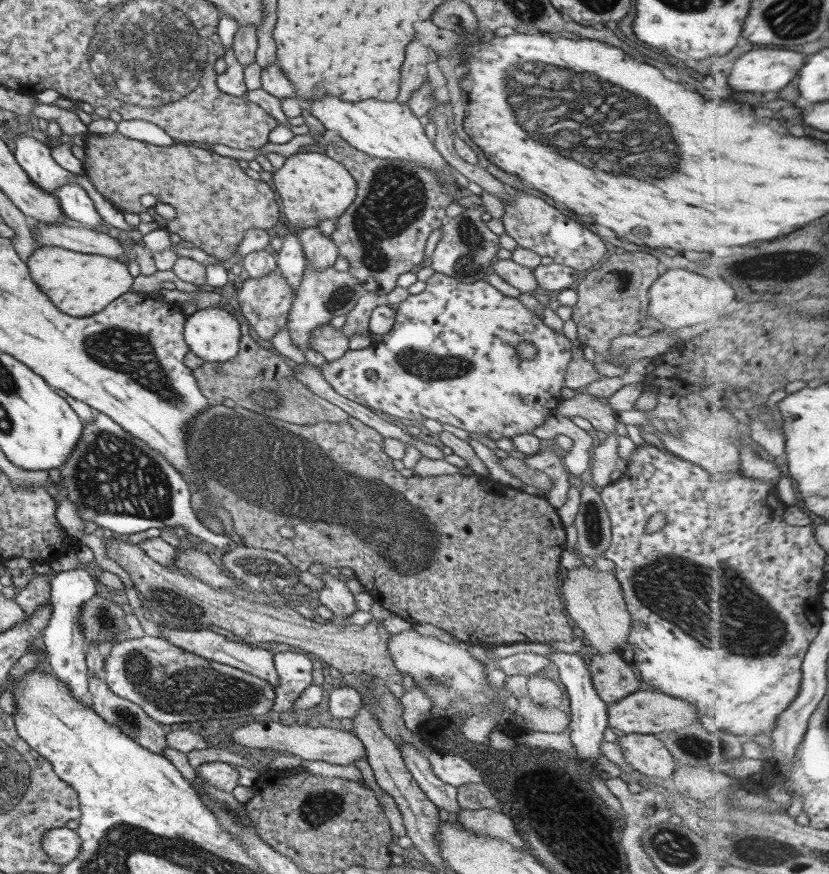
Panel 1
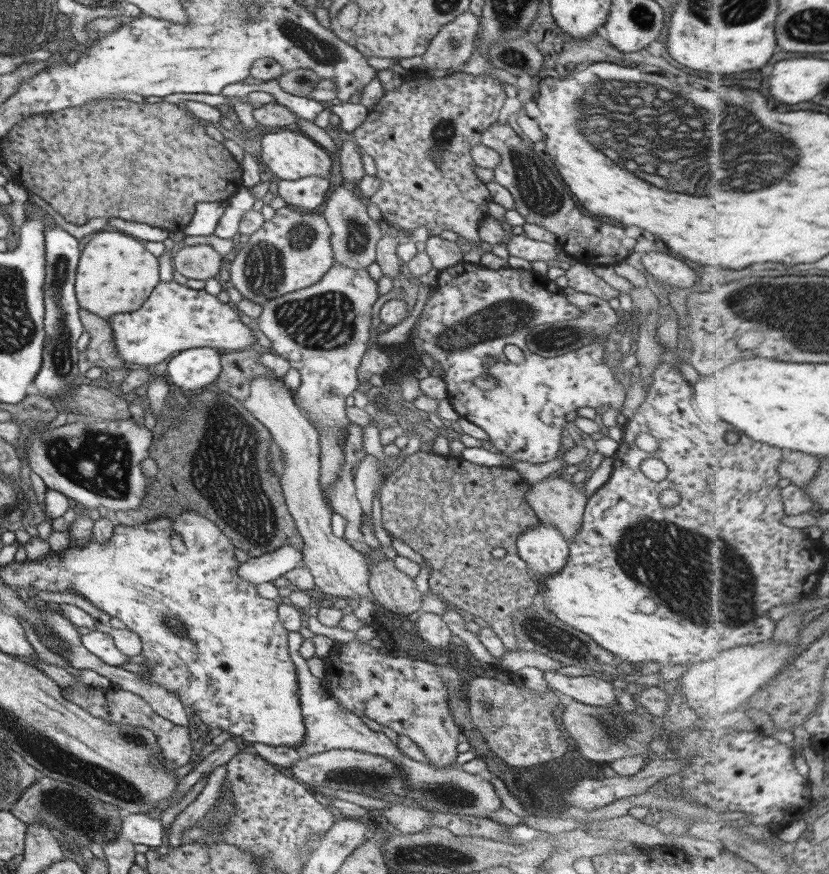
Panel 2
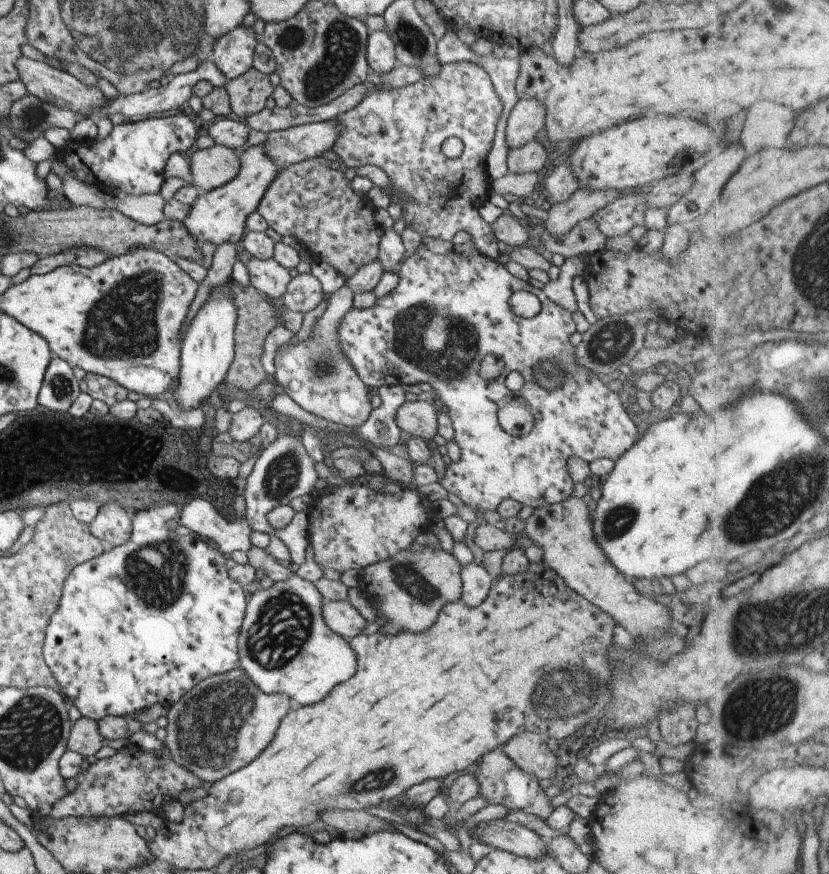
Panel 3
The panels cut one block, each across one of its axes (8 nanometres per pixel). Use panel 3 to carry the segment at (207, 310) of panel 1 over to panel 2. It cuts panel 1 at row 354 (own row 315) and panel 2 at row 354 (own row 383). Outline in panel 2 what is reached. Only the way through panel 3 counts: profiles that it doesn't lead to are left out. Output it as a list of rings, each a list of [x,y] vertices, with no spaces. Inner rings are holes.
[[[208,346],[183,350],[168,362],[169,383],[186,390],[208,386],[222,372],[220,358],[220,350]]]

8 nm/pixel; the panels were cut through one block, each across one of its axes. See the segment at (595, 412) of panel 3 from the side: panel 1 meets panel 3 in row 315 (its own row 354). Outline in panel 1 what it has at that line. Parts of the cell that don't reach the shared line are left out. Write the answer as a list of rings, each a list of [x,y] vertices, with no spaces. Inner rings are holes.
[[[434,272],[434,274],[425,282],[425,288],[420,294],[410,294],[407,299],[401,302],[396,312],[396,322],[392,330],[383,334],[382,342],[374,343],[362,350],[346,350],[346,354],[340,360],[334,362],[326,361],[320,366],[323,377],[332,385],[332,388],[340,395],[350,400],[363,404],[368,408],[374,408],[398,418],[407,418],[408,420],[421,420],[432,418],[441,423],[449,423],[456,428],[462,428],[474,435],[487,435],[492,440],[500,438],[514,438],[520,434],[530,434],[538,426],[542,426],[548,416],[555,414],[555,409],[563,400],[561,396],[564,387],[564,375],[566,367],[572,360],[572,340],[566,338],[563,332],[554,332],[550,330],[543,322],[543,318],[535,312],[527,309],[520,298],[513,298],[504,295],[494,286],[490,285],[487,280],[480,279],[478,282],[469,282],[456,280],[452,276]],[[522,341],[530,341],[536,345],[536,356],[532,360],[520,360],[516,356],[516,345]]]

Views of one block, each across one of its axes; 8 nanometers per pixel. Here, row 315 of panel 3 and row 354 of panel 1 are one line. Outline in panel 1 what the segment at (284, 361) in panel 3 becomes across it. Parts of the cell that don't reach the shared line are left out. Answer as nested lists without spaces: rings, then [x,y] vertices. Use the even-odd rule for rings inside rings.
[[[330,322],[318,326],[318,330],[310,332],[310,348],[320,352],[328,362],[340,360],[349,349],[348,336],[344,336],[342,328],[334,328]]]

